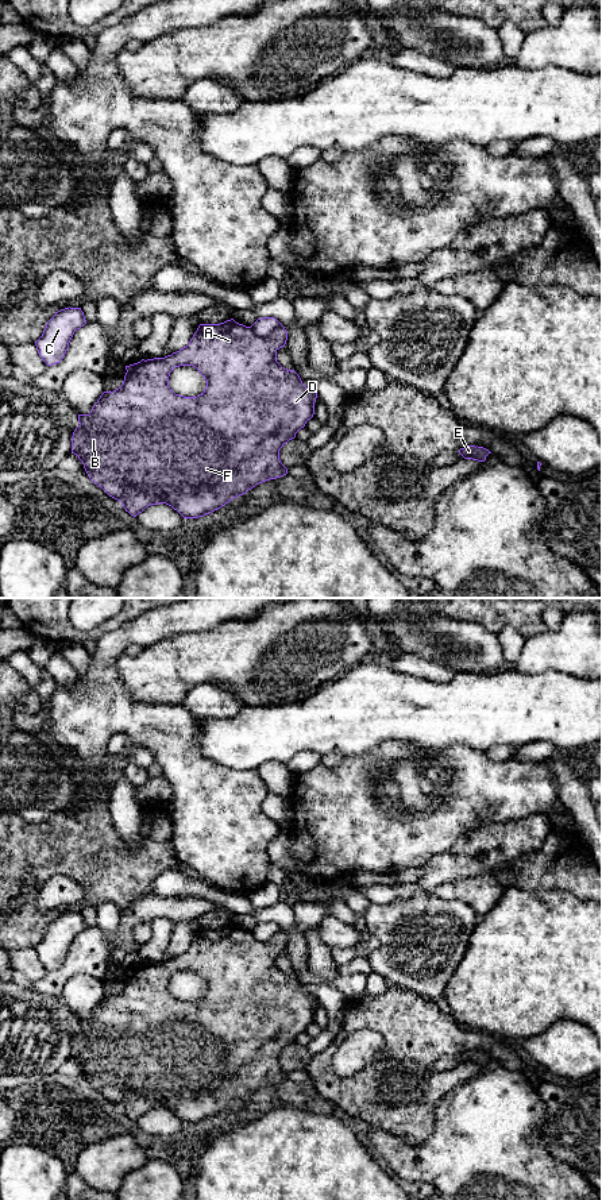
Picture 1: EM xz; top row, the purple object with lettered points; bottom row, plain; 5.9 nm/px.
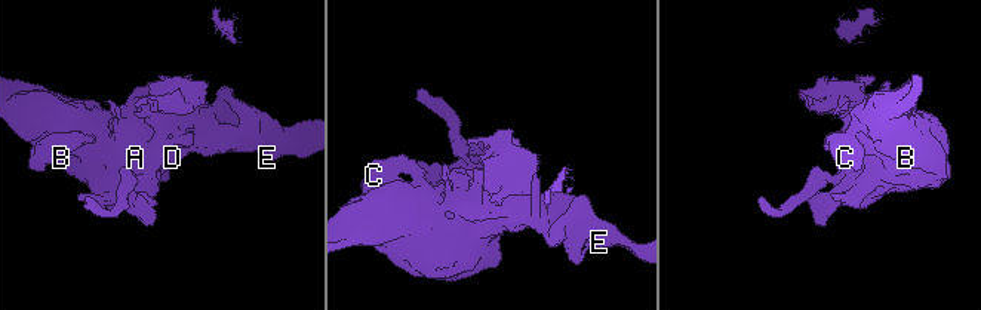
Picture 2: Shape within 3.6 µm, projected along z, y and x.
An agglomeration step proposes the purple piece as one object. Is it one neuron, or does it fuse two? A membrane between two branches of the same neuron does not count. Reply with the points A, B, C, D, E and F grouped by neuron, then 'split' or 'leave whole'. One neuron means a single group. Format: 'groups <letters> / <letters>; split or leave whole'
groups A B D E F / C; split

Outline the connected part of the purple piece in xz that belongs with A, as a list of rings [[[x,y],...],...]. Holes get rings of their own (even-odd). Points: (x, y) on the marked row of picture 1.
[[[234,319],[200,324],[189,344],[180,351],[126,366],[123,385],[104,391],[89,414],[78,414],[72,454],[82,462],[89,479],[120,501],[134,517],[158,503],[171,506],[184,518],[204,517],[256,485],[286,475],[279,449],[313,417],[317,398],[317,393],[306,387],[294,370],[286,370],[277,362],[277,351],[285,347],[286,340],[283,325],[267,337],[258,337],[251,327]],[[180,366],[193,366],[207,379],[205,390],[197,397],[184,397],[169,387],[170,373]]]

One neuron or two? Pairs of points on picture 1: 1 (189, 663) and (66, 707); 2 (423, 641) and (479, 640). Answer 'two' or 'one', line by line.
1: two
2: one

